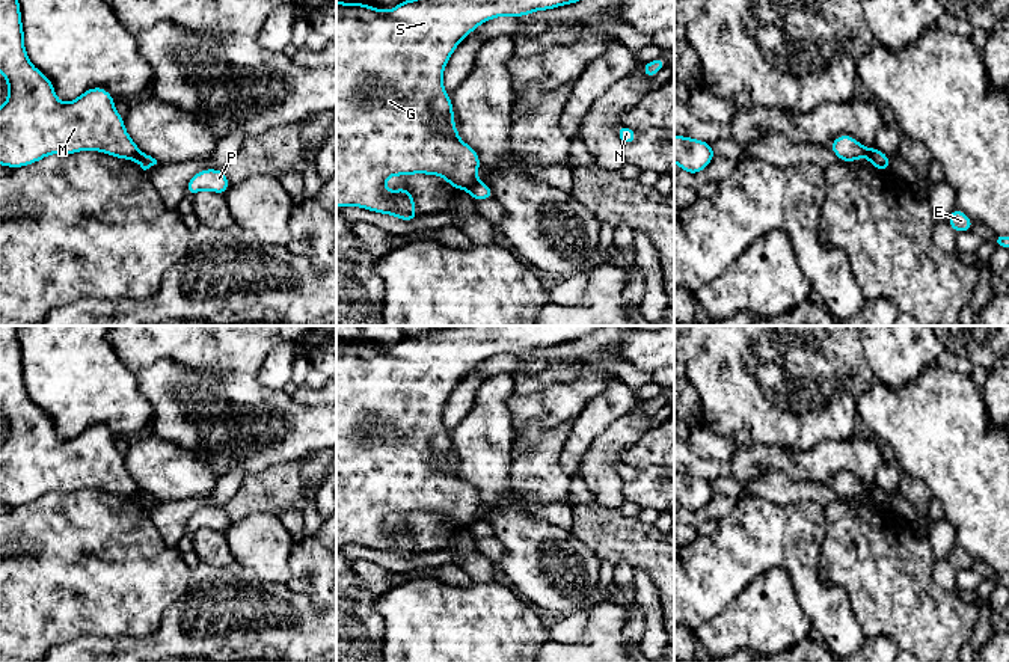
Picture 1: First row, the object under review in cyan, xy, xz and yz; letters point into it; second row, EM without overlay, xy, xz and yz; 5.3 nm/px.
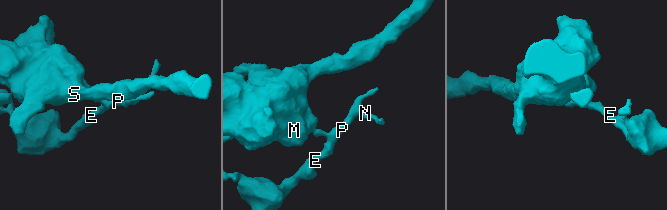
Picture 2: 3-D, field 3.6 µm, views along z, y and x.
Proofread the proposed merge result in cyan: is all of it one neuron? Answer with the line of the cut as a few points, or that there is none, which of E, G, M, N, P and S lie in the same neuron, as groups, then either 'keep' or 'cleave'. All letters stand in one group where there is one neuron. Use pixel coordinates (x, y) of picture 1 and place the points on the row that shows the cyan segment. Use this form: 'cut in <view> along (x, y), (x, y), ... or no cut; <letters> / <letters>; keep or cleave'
cut in xz along (477, 181), (468, 190); E N P / G M S; cleave

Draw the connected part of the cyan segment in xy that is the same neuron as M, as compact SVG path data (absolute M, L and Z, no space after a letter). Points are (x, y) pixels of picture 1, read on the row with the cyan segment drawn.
M0 0L0 71L9 86L8 100L0 107L0 164L17 169L50 154L69 155L78 151L136 158L139 148L128 136L124 118L115 110L116 100L104 87L90 87L71 103L57 100L51 80L32 65L26 53L18 0Z

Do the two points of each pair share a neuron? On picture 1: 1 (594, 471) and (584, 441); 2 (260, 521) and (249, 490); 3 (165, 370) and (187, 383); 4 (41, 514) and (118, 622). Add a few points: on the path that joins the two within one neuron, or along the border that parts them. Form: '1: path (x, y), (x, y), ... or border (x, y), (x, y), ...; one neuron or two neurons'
1: border (610, 422), (585, 453), (578, 472); two neurons
2: border (278, 514), (255, 511), (230, 527); two neurons
3: path (171, 376), (181, 383); one neuron
4: path (49, 542), (101, 594); one neuron

